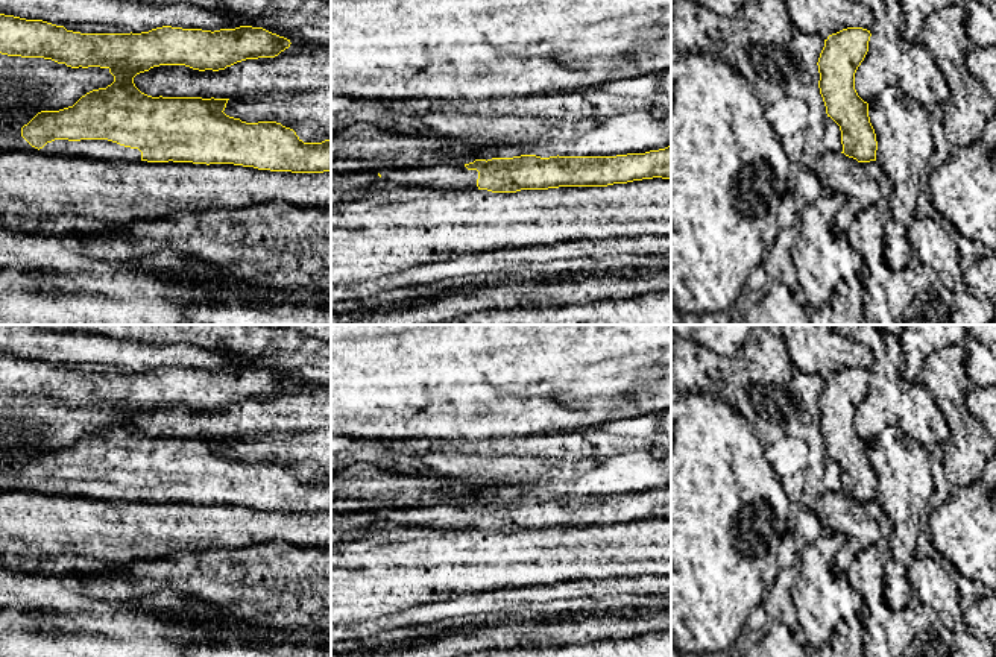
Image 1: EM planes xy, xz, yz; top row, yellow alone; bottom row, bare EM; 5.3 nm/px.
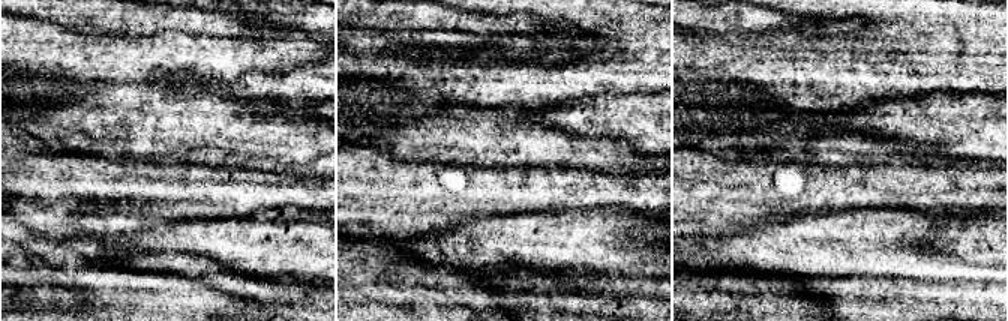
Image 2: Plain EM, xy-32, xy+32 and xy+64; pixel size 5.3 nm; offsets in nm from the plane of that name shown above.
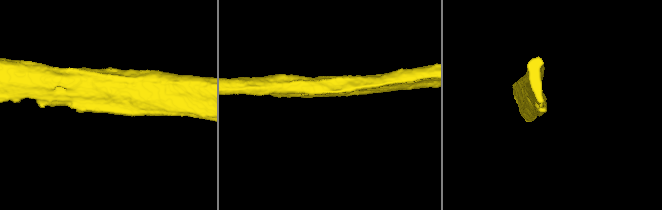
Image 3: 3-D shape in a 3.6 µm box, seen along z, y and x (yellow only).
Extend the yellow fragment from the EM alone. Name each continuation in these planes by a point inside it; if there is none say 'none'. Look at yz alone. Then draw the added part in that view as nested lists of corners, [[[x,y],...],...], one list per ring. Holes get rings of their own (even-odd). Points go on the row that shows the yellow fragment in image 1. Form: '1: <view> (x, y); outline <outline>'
none

